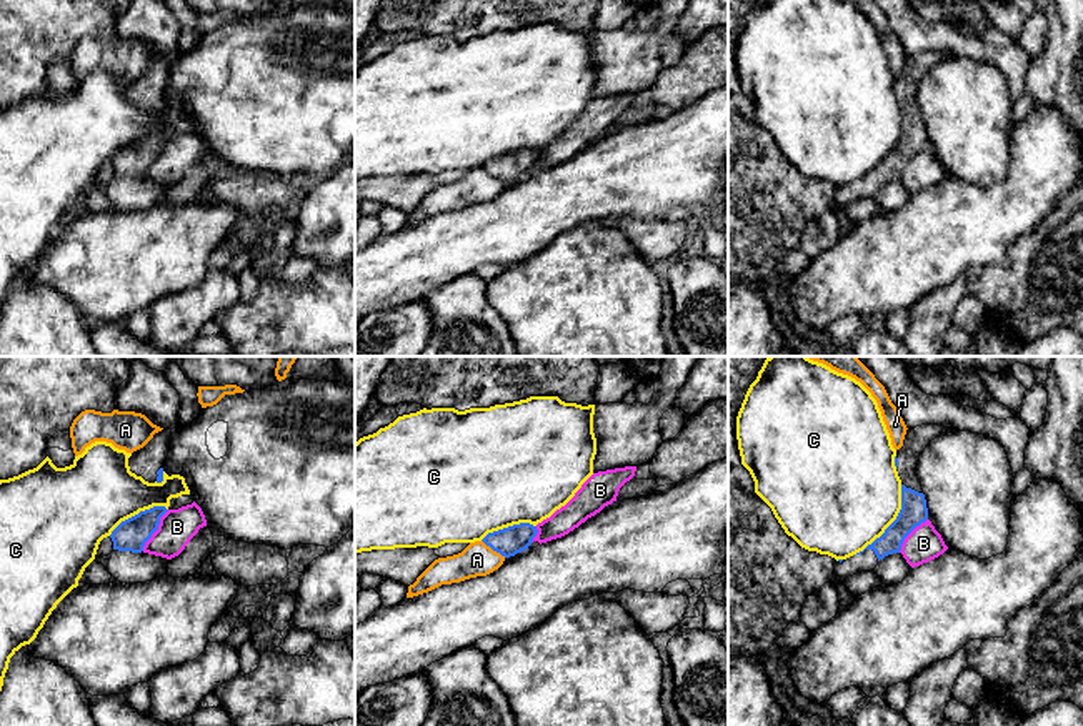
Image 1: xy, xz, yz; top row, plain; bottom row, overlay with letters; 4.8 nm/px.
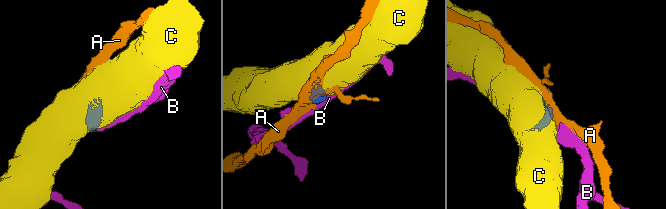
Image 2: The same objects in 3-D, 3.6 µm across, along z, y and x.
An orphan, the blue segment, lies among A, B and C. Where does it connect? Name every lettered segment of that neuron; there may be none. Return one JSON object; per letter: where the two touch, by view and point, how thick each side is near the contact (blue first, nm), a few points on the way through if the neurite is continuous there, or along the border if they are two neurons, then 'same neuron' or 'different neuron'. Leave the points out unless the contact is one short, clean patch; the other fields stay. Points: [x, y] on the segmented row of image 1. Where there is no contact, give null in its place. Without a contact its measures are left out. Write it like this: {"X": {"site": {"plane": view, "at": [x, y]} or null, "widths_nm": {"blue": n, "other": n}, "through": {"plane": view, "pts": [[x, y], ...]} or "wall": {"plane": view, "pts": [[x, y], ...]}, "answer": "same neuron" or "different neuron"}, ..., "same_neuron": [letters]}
{"A": {"site": {"plane": "xz", "at": [494, 550]}, "widths_nm": {"blue": 140, "other": 160}, "wall": {"plane": "xz", "pts": [[482, 540], [505, 556]]}, "answer": "different neuron"}, "B": {"site": {"plane": "xy", "at": [157, 528]}, "widths_nm": {"blue": 160, "other": 180}, "wall": {"plane": "xy", "pts": [[169, 510], [142, 550]]}, "answer": "different neuron"}, "C": {"site": {"plane": "yz", "at": [892, 523]}, "widths_nm": {"blue": 130, "other": 480}, "answer": "different neuron"}, "same_neuron": []}

